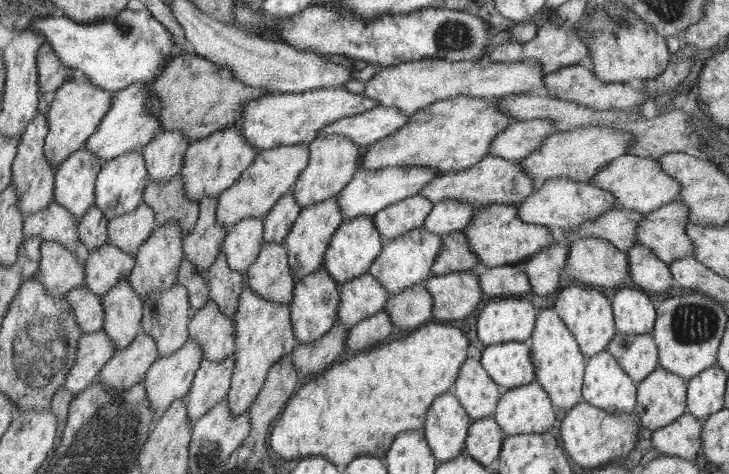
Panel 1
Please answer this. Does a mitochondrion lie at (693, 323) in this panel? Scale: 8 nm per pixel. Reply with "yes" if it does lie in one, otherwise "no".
yes

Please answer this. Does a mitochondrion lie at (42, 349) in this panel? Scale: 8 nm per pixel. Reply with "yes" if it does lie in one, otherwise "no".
yes

